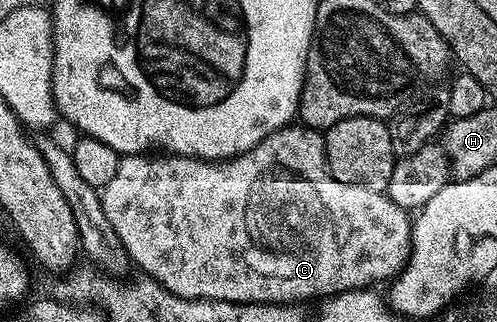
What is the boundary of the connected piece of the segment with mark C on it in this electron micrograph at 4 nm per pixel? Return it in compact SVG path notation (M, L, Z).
M286 126L280 128L278 132L273 132L267 138L260 140L251 150L247 150L238 156L233 156L230 160L222 160L220 162L215 160L197 160L193 156L174 156L172 154L125 154L121 156L119 170L115 170L115 178L111 178L111 182L107 182L107 186L100 189L100 193L103 214L107 218L107 222L111 222L111 226L115 226L115 234L119 234L119 242L123 242L130 261L136 267L138 264L141 267L140 271L144 275L159 281L168 292L174 292L175 295L182 296L188 300L222 300L223 302L235 302L236 304L295 304L306 302L305 300L311 299L312 296L328 298L339 292L349 292L353 288L369 288L373 286L376 280L385 280L384 282L392 281L404 269L406 262L409 261L409 251L413 248L413 226L410 213L389 199L385 192L373 192L370 188L355 186L347 182L339 182L334 176L329 175L329 167L325 161L324 135L320 131L304 126Z

